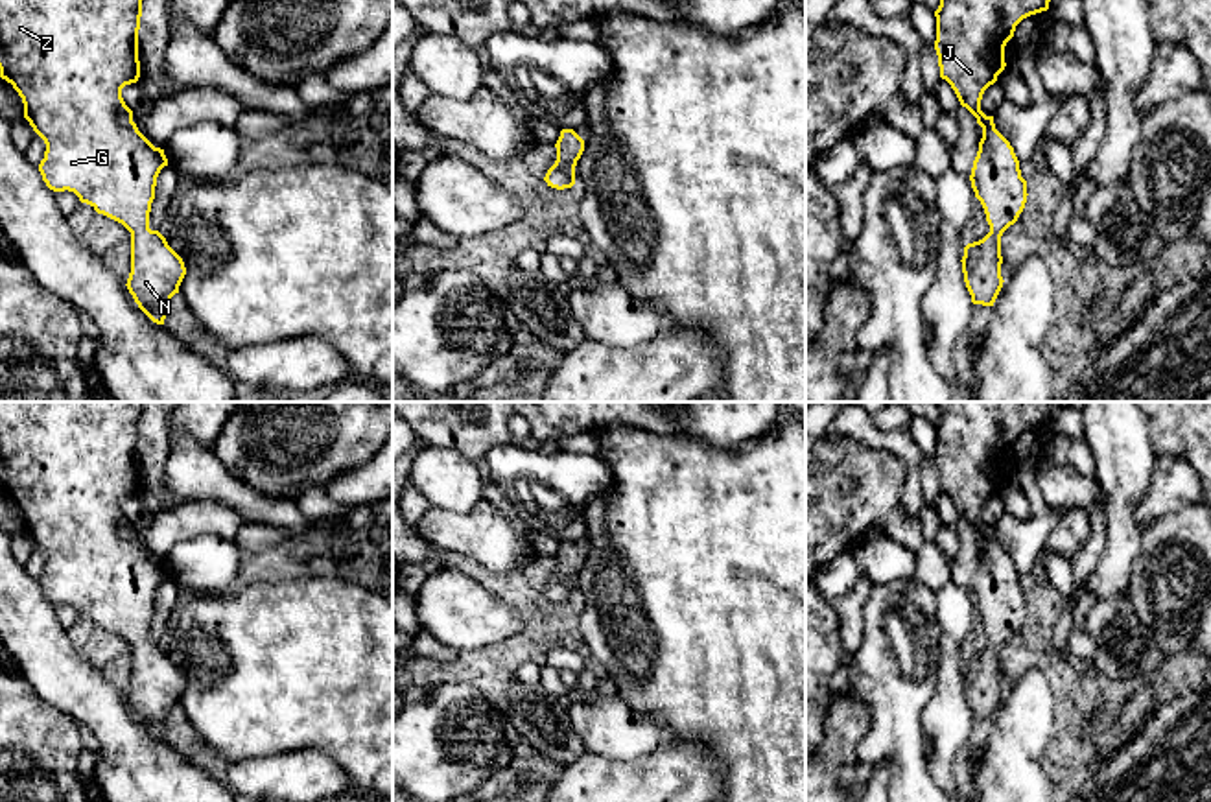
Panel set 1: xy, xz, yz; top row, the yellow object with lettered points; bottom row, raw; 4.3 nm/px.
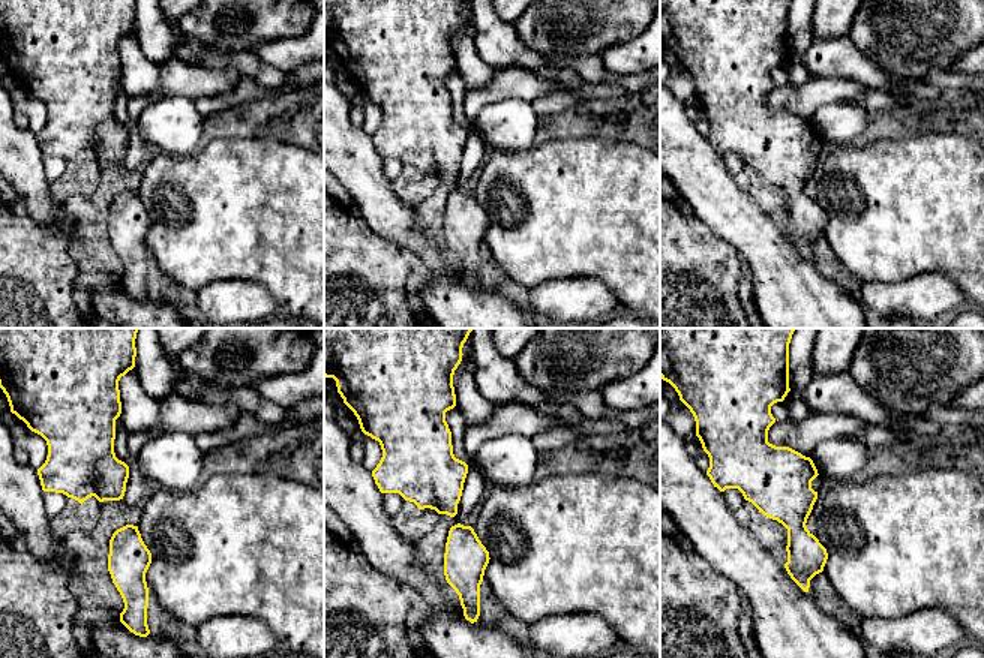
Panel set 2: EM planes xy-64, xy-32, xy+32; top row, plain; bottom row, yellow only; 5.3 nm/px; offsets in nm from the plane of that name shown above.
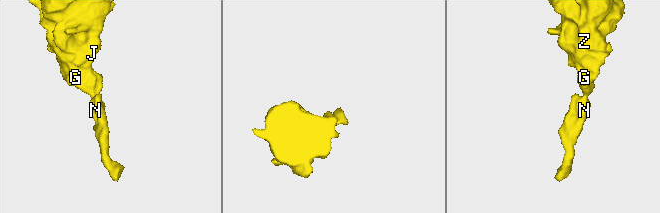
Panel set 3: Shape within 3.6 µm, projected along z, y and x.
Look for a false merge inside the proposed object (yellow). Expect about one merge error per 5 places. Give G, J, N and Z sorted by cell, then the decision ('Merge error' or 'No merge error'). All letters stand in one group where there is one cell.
Groups: G J N Z. No merge error

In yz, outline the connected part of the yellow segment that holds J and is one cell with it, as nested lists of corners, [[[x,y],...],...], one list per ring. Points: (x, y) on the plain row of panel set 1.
[[[935,402],[940,419],[935,463],[940,490],[955,503],[982,540],[971,581],[971,601],[981,614],[990,645],[964,660],[962,686],[973,717],[993,719],[1001,701],[1001,649],[1027,616],[1027,594],[1010,555],[981,524],[984,503],[1005,483],[1005,459],[1016,439],[1047,424],[1054,407],[1067,402]]]

